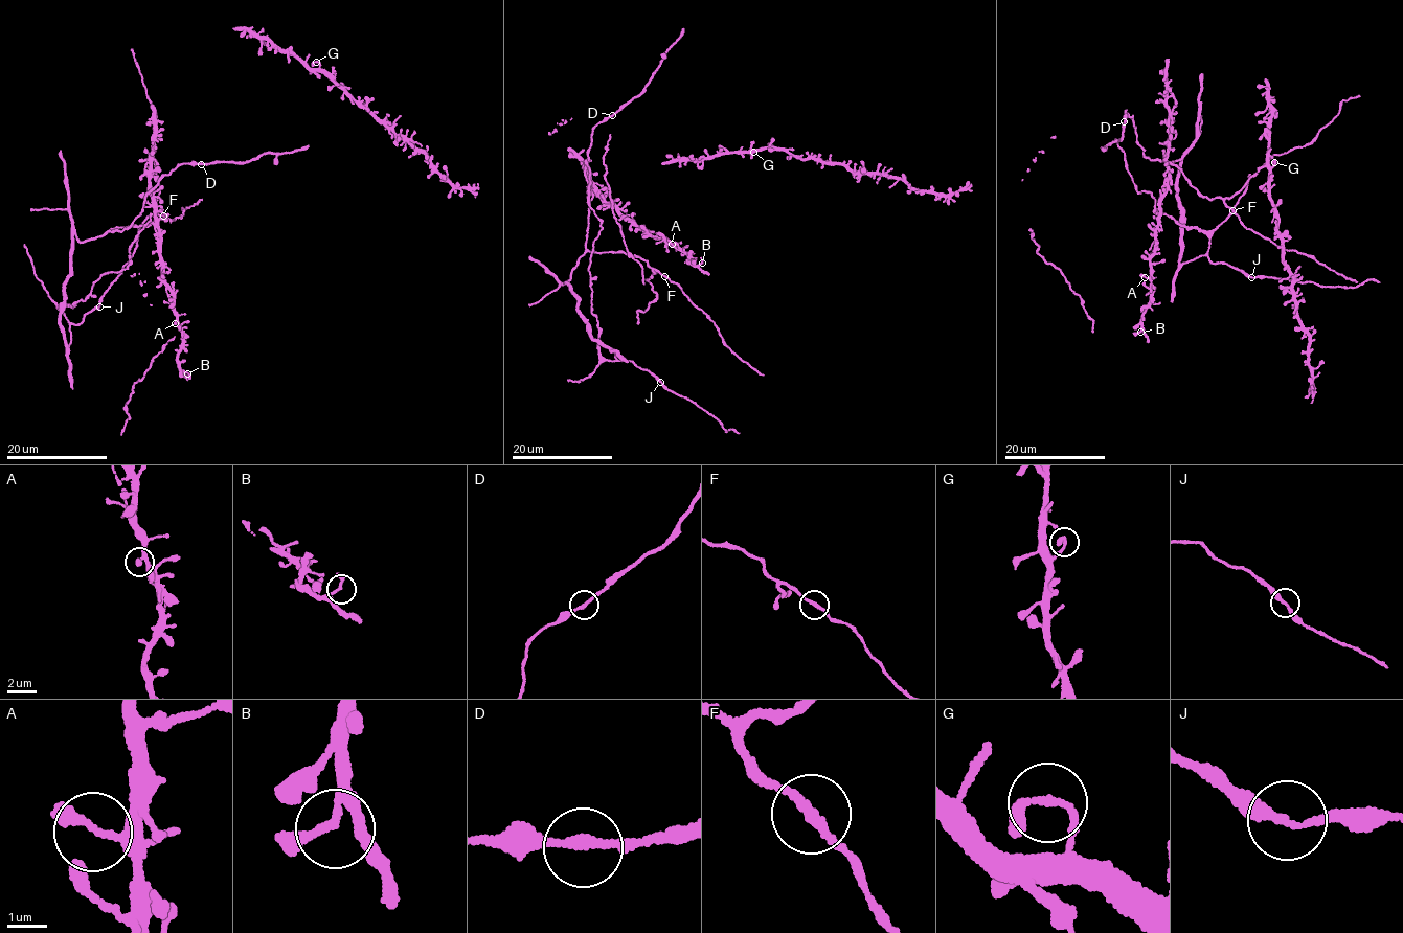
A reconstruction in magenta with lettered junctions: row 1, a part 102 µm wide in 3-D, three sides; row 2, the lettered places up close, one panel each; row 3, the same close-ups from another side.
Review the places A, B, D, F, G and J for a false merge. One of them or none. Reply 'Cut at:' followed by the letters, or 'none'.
Cut at: none

